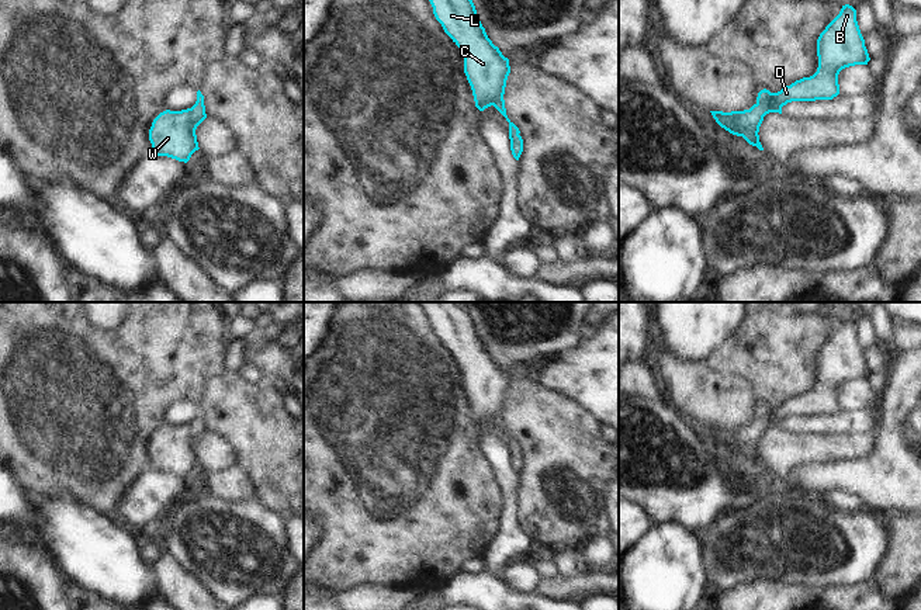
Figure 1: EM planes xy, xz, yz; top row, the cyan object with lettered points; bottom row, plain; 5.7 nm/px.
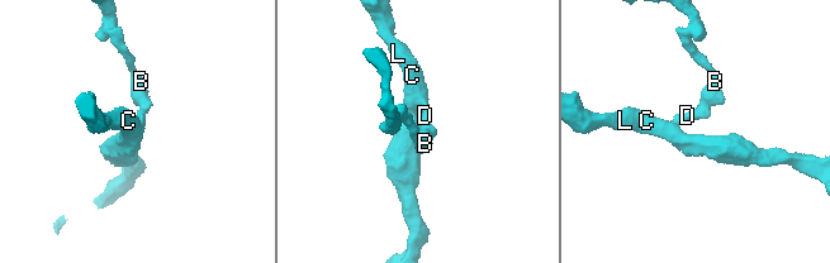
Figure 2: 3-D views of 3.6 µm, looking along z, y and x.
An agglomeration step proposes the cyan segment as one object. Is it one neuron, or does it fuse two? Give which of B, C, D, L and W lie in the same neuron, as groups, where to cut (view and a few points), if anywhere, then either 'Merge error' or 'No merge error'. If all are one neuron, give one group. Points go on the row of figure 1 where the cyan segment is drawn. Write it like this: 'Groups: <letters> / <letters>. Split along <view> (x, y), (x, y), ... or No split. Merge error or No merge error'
Groups: B C D L W. No split. No merge error

